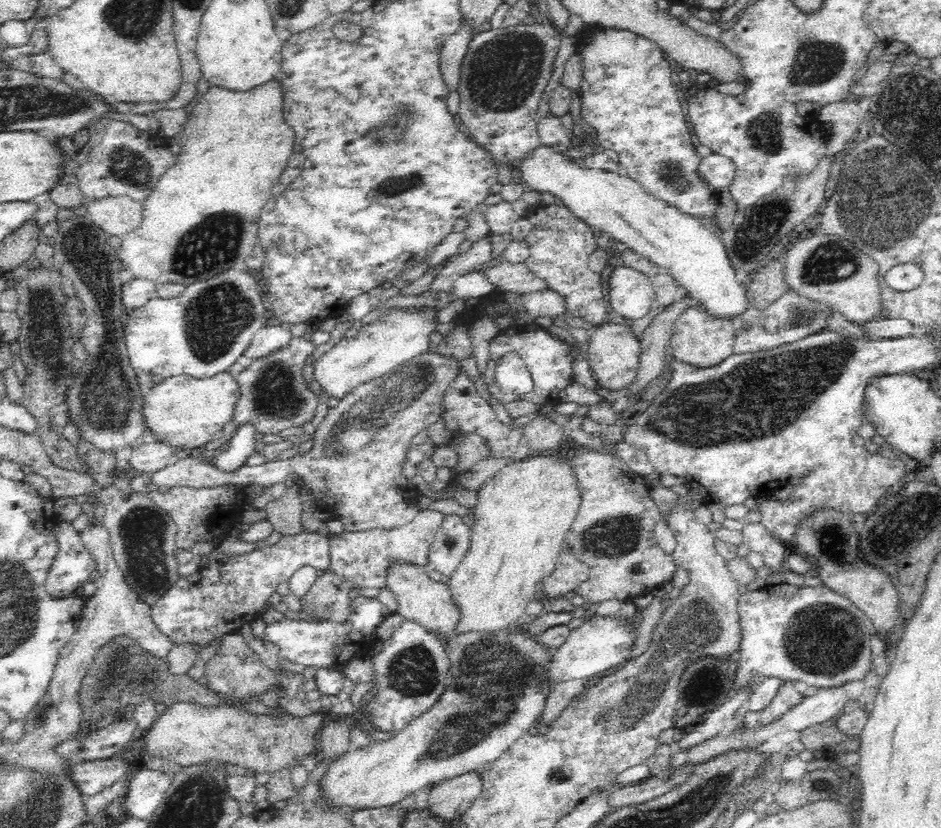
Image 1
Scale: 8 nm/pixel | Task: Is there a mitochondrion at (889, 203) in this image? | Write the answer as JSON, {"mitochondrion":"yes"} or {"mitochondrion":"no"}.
{"mitochondrion":"yes"}

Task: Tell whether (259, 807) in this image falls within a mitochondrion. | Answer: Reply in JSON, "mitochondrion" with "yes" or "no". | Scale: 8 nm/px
{"mitochondrion":"no"}

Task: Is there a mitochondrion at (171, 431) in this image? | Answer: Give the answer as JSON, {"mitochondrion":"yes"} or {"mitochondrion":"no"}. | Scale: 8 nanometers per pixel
{"mitochondrion":"no"}

